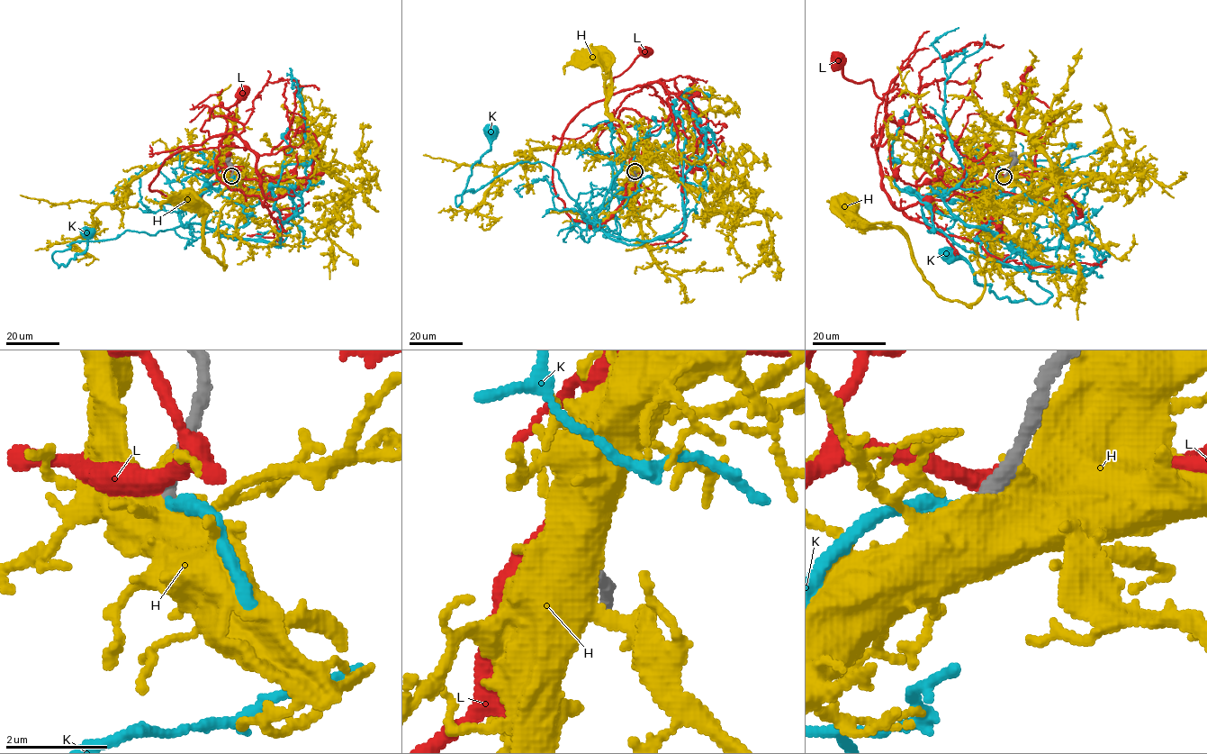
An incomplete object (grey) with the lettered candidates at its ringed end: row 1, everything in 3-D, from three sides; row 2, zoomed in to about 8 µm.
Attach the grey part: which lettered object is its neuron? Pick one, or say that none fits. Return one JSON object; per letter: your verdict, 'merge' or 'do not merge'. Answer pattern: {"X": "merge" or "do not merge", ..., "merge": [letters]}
{"H": "do not merge", "K": "merge", "L": "do not merge", "merge": ["K"]}

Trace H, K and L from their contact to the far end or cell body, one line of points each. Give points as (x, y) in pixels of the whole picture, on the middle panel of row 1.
H: (634, 172), (641, 158), (622, 152), (626, 158), (628, 134), (608, 112), (606, 70), (589, 57), (594, 57)
K: (635, 171), (671, 140), (679, 112), (686, 204), (669, 233), (599, 231), (539, 161), (457, 206), (489, 132)
L: (634, 172), (643, 139), (669, 125), (696, 95), (666, 94), (659, 80), (613, 93), (605, 87), (646, 52)

